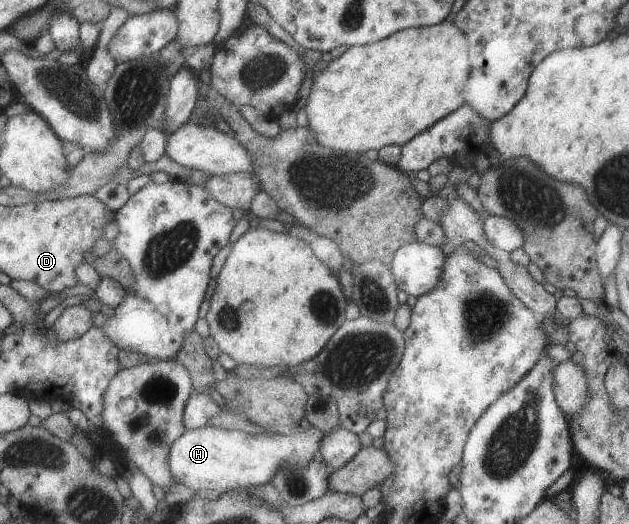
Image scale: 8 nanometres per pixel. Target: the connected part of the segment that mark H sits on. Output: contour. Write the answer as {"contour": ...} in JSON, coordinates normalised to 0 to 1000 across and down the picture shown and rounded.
{"contour":[[[494,813],[485,823],[475,815],[455,830],[401,830],[345,815],[300,819],[269,849],[266,889],[278,920],[308,937],[329,933],[350,945],[367,933],[421,924],[440,893],[453,884],[486,887],[491,876],[504,868],[515,828]]]}

